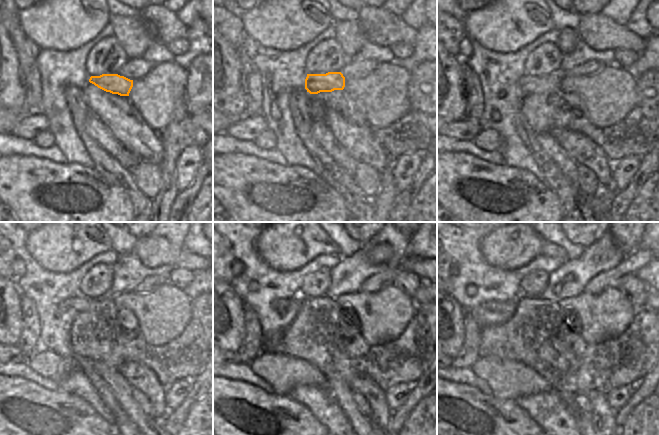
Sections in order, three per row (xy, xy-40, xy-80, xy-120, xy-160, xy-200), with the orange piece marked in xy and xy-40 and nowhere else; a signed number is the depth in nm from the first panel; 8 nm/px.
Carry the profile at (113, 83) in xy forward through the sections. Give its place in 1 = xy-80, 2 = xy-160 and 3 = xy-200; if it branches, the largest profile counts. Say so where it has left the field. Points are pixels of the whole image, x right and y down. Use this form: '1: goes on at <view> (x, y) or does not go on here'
1: goes on at xy-80 (531, 83)
2: goes on at xy-160 (282, 306)
3: goes on at xy-200 (495, 305)

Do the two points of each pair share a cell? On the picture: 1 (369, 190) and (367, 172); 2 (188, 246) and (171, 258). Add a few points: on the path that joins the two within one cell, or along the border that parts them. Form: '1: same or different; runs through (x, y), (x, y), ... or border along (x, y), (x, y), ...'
1: same; runs through (369, 186), (367, 176)
2: different; border along (183, 251), (195, 253), (202, 258)

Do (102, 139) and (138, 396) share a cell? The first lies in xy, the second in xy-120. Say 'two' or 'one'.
two

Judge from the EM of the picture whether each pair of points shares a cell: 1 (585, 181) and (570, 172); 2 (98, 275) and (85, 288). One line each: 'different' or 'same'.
1: different
2: same

